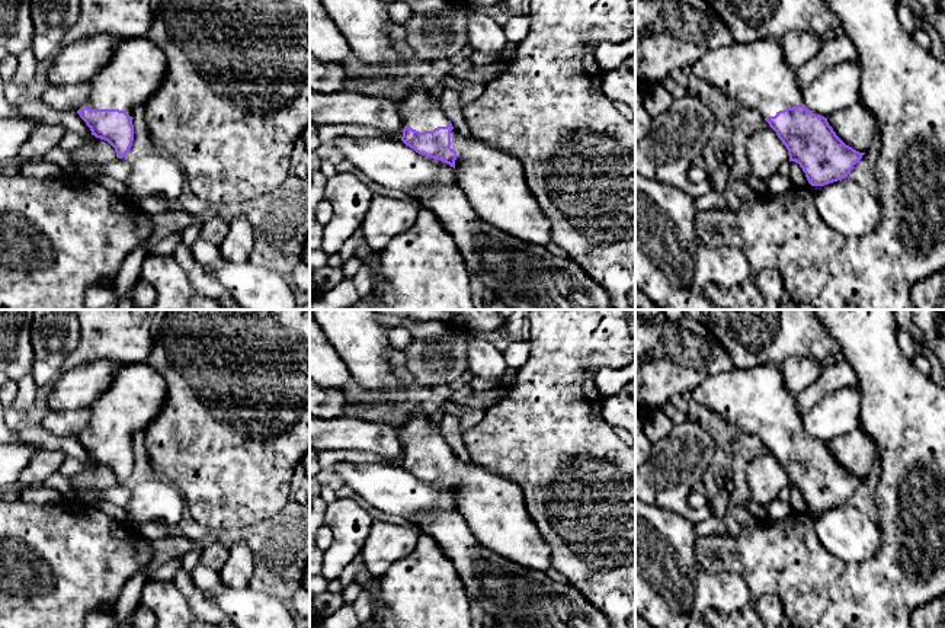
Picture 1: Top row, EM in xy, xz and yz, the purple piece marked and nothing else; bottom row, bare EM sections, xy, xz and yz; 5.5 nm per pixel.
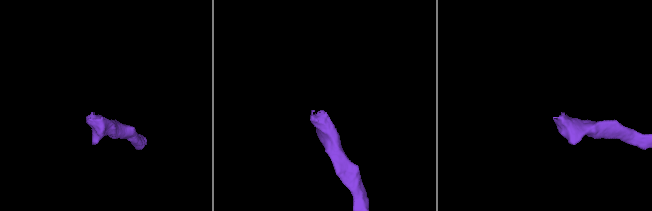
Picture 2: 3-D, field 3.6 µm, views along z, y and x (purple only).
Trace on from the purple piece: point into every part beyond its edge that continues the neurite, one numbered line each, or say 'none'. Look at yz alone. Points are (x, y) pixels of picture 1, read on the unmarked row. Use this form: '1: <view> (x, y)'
1: yz (756, 401)

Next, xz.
1: xz (362, 343)

